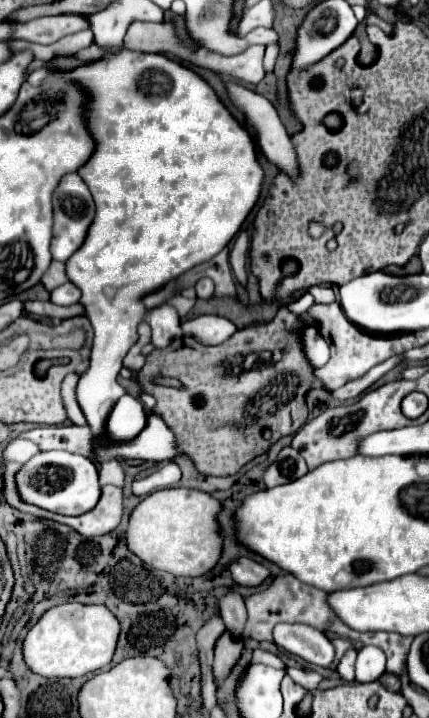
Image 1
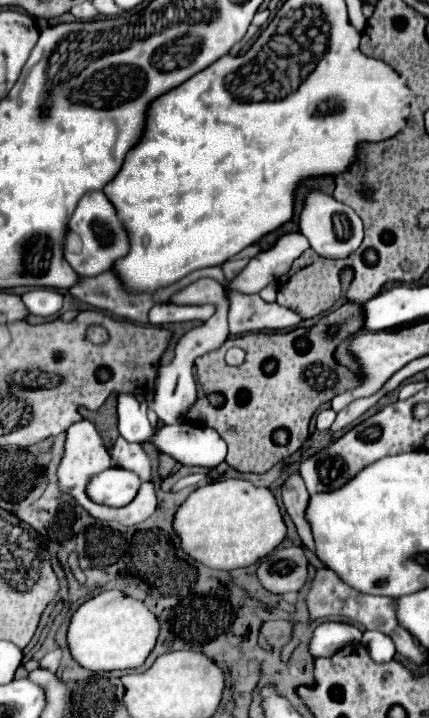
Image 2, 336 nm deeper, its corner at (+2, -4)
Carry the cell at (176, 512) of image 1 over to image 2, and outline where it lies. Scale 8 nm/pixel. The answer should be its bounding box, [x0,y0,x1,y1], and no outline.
[173,480,287,572]

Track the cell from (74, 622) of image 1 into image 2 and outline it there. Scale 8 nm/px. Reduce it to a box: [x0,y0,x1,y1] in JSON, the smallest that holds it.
[67,590,159,670]

